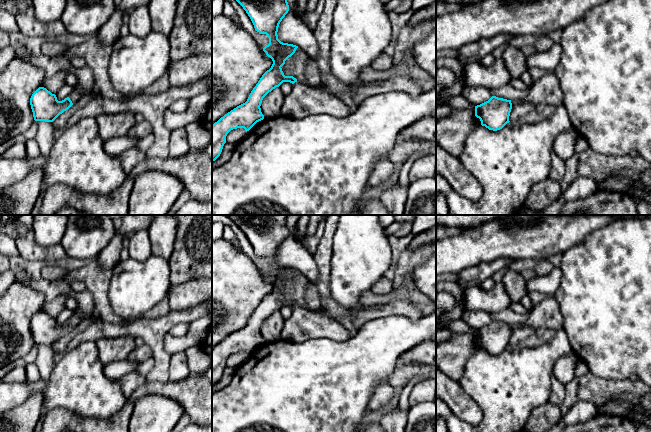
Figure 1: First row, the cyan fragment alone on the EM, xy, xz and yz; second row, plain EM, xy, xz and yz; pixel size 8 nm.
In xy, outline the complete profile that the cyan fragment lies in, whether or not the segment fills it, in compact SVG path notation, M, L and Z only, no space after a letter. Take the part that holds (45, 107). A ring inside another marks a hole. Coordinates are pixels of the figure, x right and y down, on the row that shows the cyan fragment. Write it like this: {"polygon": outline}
{"polygon": "M74 86L73 91L67 98L58 101L55 94L52 94L44 87L39 87L30 98L34 120L53 122L86 94L84 90L81 91L80 89Z"}

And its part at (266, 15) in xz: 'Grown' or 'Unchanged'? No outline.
Grown

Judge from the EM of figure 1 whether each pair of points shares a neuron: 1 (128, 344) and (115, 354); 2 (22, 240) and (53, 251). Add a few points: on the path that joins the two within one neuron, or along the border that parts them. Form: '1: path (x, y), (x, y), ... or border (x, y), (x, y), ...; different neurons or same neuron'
1: path (125, 345), (118, 351); same neuron
2: path (30, 248), (33, 251), (45, 251); same neuron

